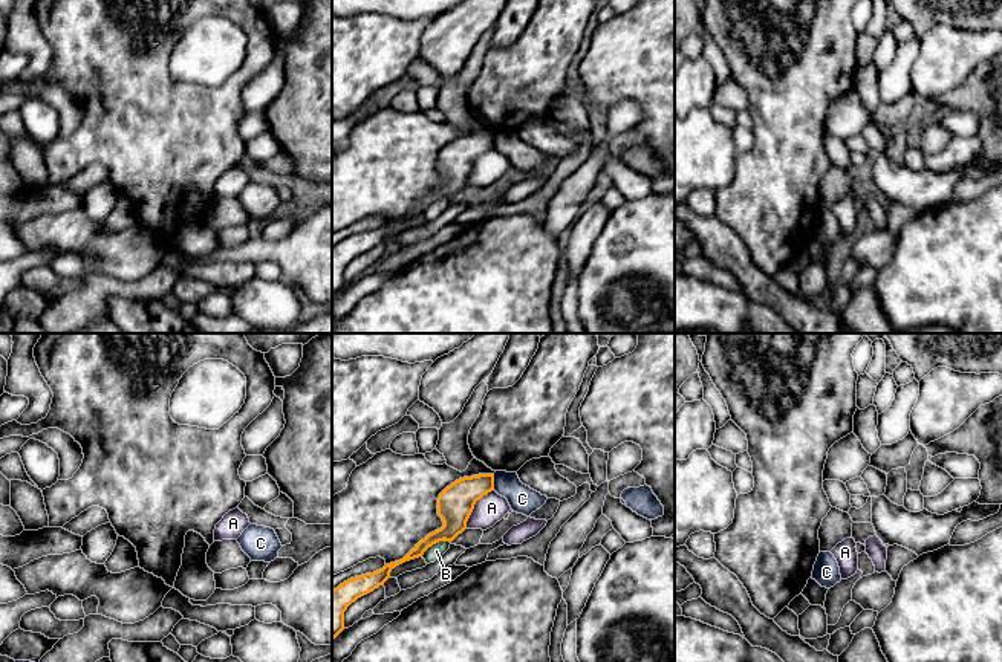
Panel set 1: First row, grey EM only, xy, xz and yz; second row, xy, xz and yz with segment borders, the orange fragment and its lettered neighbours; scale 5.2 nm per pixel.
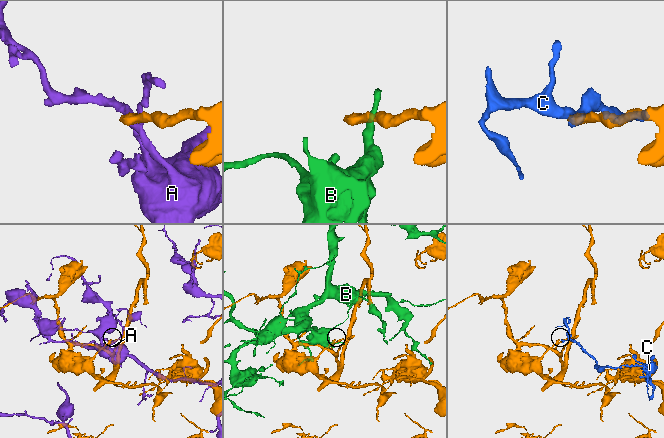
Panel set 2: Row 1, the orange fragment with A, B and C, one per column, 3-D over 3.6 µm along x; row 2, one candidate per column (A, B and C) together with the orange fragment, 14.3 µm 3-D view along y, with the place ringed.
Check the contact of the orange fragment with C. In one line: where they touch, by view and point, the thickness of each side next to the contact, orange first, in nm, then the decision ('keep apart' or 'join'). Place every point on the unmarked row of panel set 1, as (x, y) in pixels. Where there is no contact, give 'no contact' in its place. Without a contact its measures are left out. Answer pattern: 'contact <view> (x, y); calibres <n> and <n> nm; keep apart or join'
contact xz (493, 139); calibres 190 and 150 nm; keep apart

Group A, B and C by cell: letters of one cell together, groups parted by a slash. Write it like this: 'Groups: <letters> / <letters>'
Groups: A / B / C

